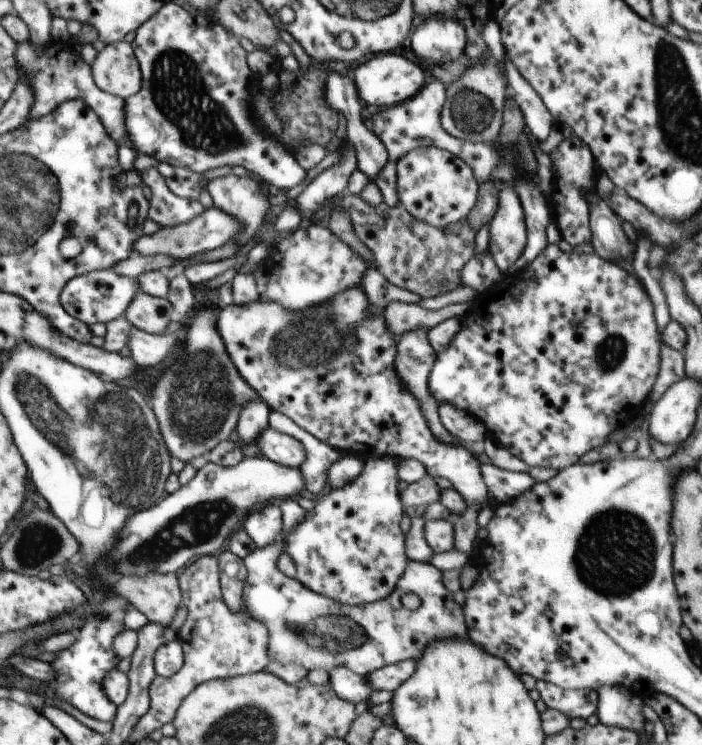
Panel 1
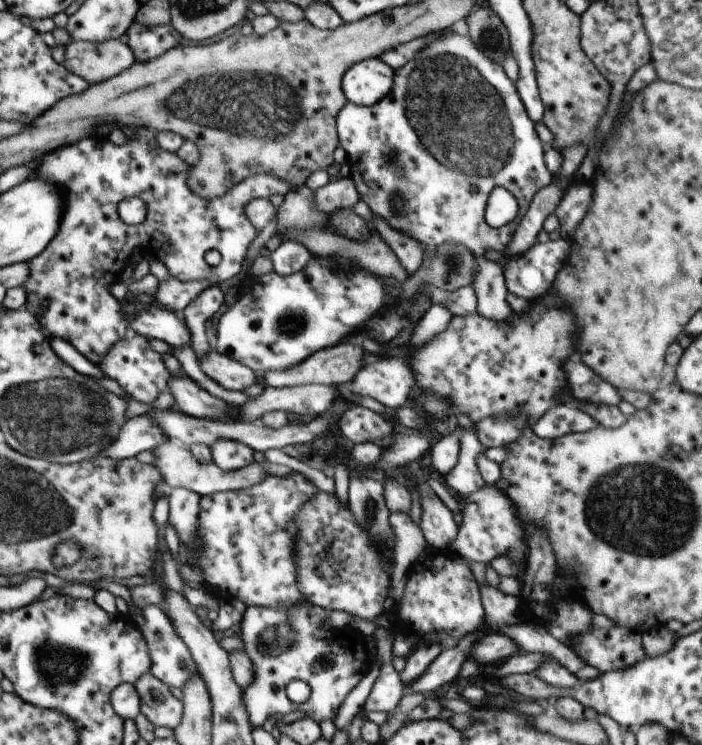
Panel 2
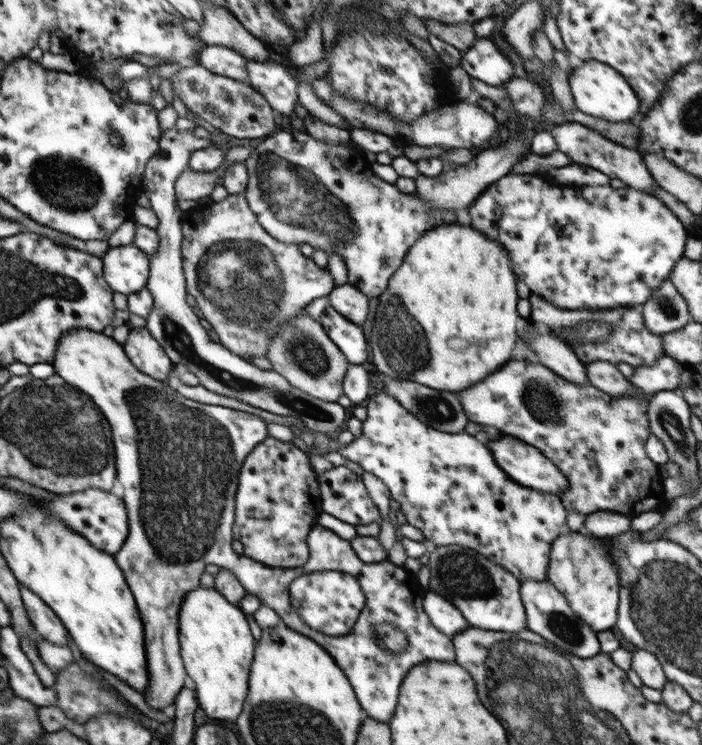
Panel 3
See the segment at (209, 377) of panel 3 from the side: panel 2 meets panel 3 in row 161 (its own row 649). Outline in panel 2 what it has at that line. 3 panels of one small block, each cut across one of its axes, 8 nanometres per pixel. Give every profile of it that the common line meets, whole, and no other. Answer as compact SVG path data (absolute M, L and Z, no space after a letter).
M144 606L142 610L142 616L144 616L144 626L140 627L142 634L144 635L146 644L148 645L148 654L150 654L150 660L152 660L152 666L150 666L150 672L161 681L164 681L168 686L174 686L174 688L182 688L186 678L194 676L197 672L197 666L190 654L190 650L184 641L180 638L179 634L174 630L172 622L166 613L159 606Z

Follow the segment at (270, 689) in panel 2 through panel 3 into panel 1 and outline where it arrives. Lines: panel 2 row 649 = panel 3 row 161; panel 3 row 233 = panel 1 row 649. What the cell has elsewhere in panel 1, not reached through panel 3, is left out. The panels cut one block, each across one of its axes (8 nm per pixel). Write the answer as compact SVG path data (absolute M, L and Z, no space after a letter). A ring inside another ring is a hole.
M282 542L257 547L243 559L247 569L246 581L243 587L243 606L248 615L257 622L262 622L269 633L267 656L269 662L277 662L286 666L290 663L303 666L306 670L322 669L330 673L334 668L345 667L352 673L366 677L376 670L386 666L413 659L418 662L422 659L424 650L435 641L449 639L468 639L467 627L463 616L463 608L458 605L452 593L442 583L442 572L431 563L410 561L404 574L400 578L393 594L384 601L360 606L342 605L327 597L318 595L305 588L295 578L289 578L280 573L276 567L277 561L283 552ZM408 593L417 594L422 603L417 610L410 611L404 608L401 598Z

